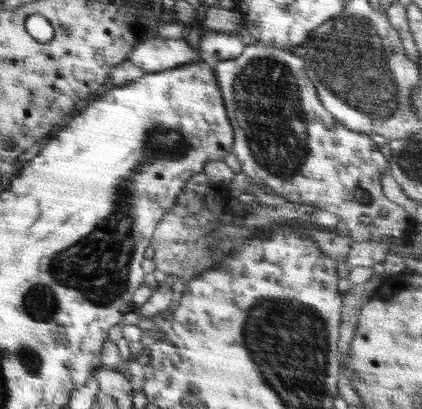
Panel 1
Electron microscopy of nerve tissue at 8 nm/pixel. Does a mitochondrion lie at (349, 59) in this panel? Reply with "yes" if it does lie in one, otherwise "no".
yes

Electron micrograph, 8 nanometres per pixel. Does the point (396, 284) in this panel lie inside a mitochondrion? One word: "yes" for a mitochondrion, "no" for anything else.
no

